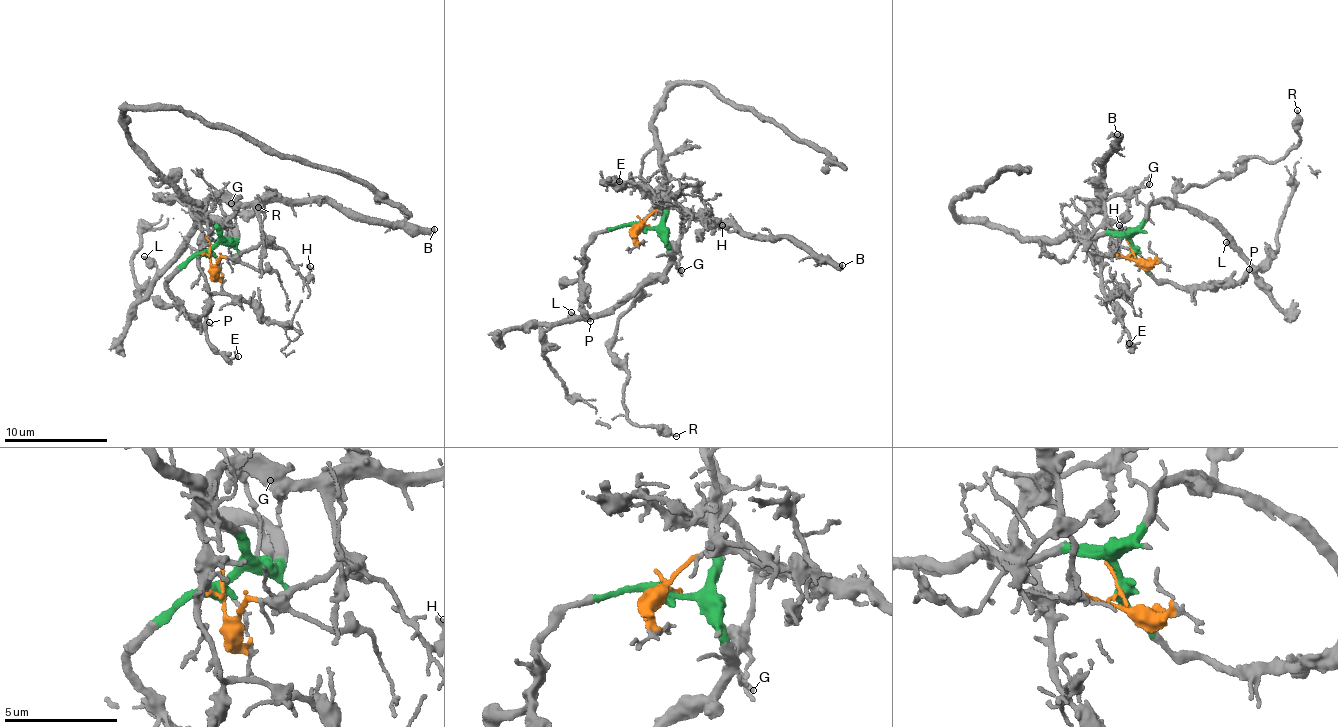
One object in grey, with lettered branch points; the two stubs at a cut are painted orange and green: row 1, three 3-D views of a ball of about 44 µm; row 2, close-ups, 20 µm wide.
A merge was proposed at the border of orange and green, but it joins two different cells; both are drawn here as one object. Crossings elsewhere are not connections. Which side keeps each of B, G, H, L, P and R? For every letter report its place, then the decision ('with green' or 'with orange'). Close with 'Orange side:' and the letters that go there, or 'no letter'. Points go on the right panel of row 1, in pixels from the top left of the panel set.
B: place (1117, 134); with orange
G: place (1149, 184); with orange
H: place (1119, 225); with orange
L: place (1226, 242); with green
P: place (1249, 269); with green
R: place (1297, 110); with green
Orange side: B, G, H

